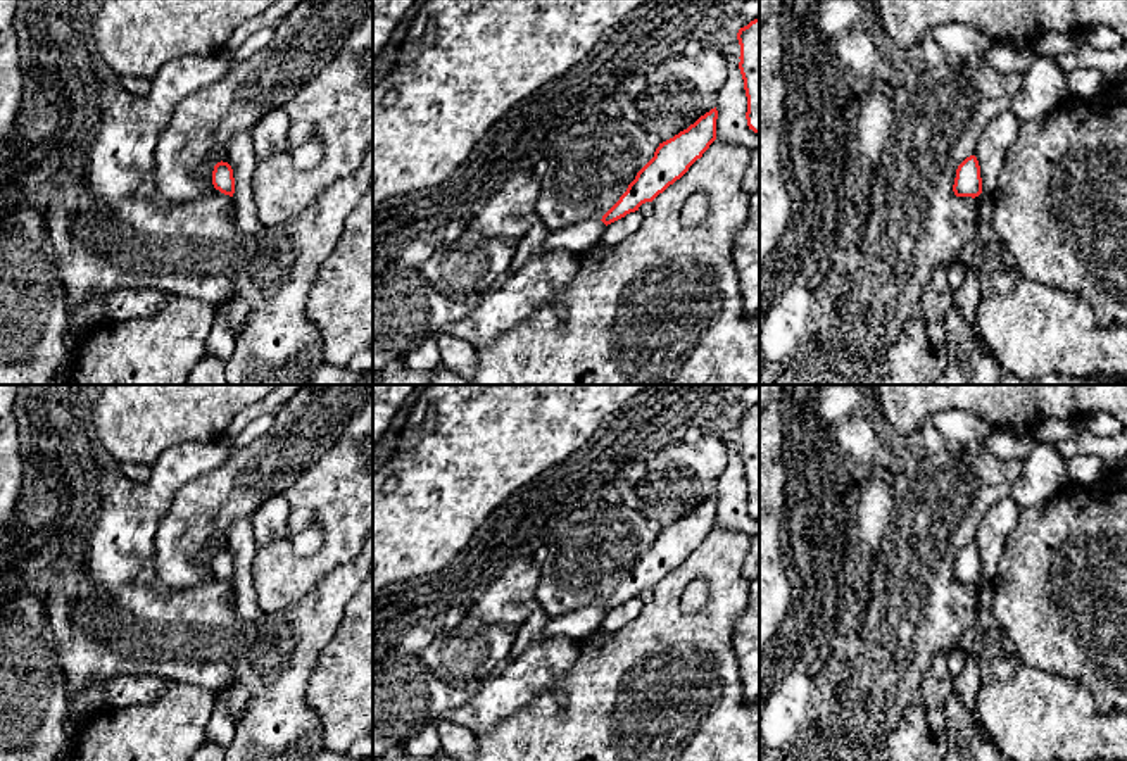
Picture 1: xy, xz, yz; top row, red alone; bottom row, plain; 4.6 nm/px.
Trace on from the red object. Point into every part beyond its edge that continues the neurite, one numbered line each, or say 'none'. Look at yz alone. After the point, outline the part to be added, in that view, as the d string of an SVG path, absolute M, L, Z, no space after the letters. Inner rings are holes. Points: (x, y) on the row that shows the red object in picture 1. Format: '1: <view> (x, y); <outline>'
none

